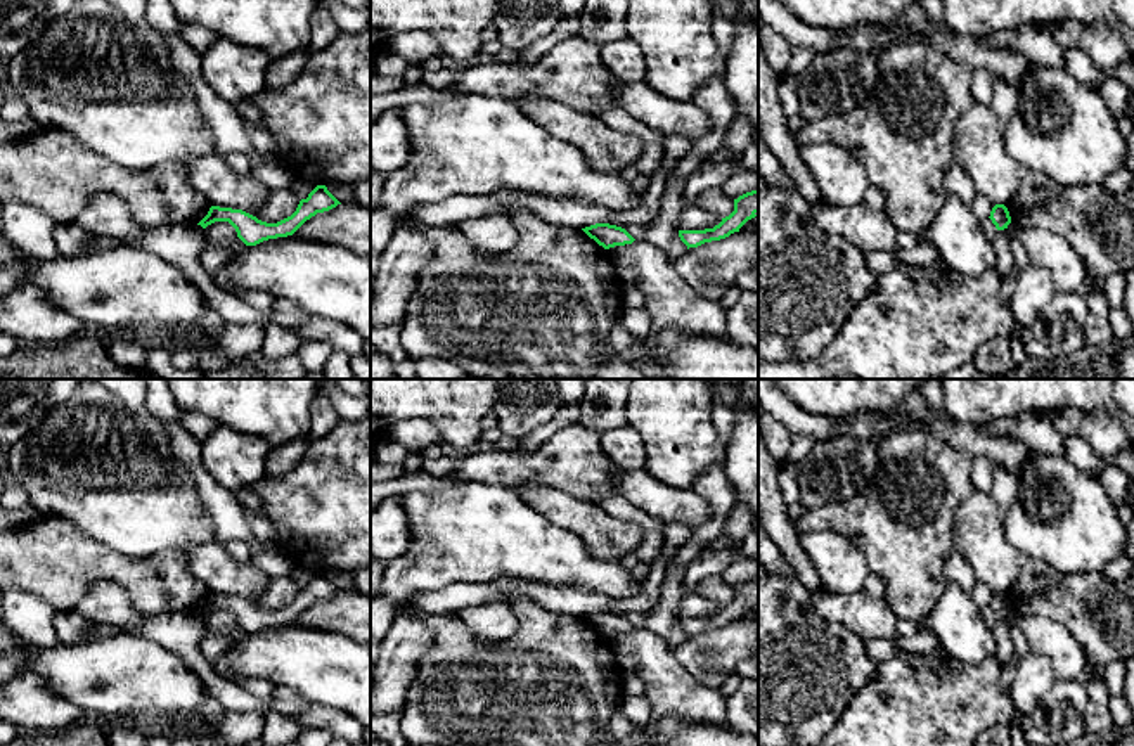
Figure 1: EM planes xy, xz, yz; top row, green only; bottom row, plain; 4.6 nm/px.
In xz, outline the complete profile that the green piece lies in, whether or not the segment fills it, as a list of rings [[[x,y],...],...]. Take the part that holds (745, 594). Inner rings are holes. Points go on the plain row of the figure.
[[[758,578],[746,580],[734,587],[734,599],[718,613],[705,618],[679,618],[680,628],[689,635],[729,625],[758,602]]]

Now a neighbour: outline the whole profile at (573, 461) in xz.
[[[578,422],[532,452],[486,450],[457,459],[447,478],[511,488],[528,483],[563,490],[596,505],[604,495],[620,495],[613,483],[615,462],[602,450],[601,434]]]

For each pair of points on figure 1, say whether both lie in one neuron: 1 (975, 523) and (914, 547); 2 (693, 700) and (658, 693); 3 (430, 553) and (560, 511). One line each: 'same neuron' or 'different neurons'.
1: different neurons
2: same neuron
3: different neurons

